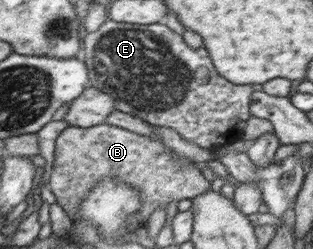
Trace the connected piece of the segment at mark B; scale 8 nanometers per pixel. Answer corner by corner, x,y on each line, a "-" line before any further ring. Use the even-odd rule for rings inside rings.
106,122
89,128
68,126
57,137
55,164
48,185
56,203
74,219
82,199
86,193
92,193
92,187
96,187
102,177
118,177
126,185
138,189
138,211
142,213
138,225
145,225
156,209
166,209
172,201
192,199
210,188
211,182
196,167
195,162
184,162
178,156
172,156
161,141

